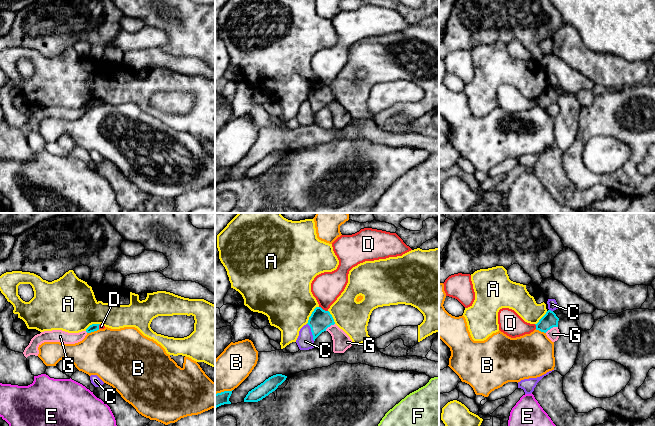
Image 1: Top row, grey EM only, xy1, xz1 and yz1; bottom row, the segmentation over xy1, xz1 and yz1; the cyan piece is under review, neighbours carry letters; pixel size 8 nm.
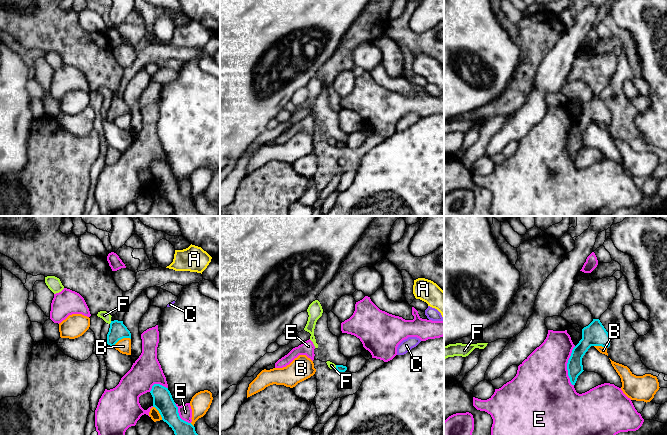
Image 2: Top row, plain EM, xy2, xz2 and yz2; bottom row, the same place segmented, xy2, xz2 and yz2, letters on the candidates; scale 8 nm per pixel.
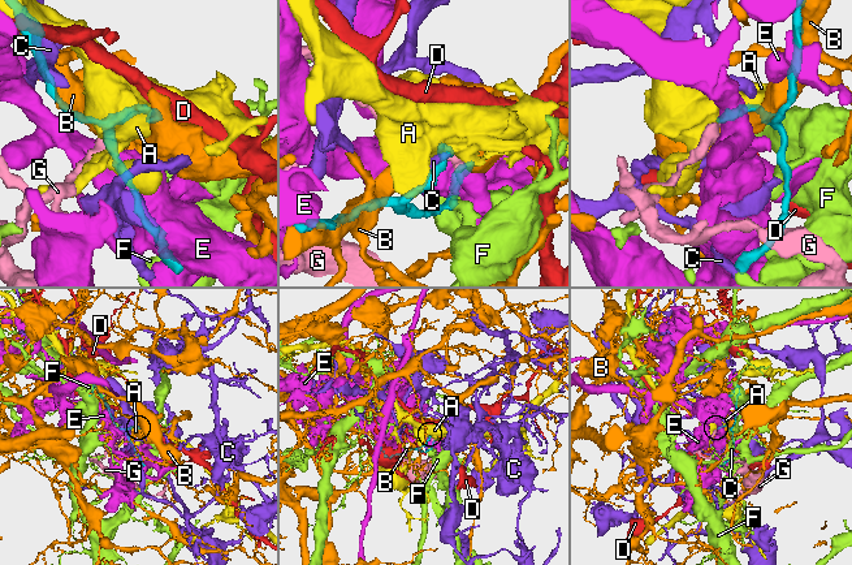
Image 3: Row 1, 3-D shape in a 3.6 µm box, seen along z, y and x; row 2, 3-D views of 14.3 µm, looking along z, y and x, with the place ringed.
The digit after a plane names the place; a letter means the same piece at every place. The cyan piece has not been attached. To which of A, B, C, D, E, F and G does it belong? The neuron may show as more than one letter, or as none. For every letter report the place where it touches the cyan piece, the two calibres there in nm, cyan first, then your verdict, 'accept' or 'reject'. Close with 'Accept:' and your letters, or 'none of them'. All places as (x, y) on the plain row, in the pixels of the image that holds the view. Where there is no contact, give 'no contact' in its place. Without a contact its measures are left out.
A: contact xz1 (311, 90); calibres 170 and 420 nm; reject
B: contact xy2 (121, 114); calibres 140 and 110 nm; reject
C: contact xz1 (311, 107); calibres 170 and 130 nm; reject
D: contact xz1 (322, 85); calibres 170 and 240 nm; reject
E: contact yz2 (567, 142); calibres 130 and 440 nm; reject
F: contact xy2 (111, 98); calibres 140 and 70 nm; reject
G: contact yz1 (551, 103); calibres 120 and 100 nm; reject
Accept: none of them

